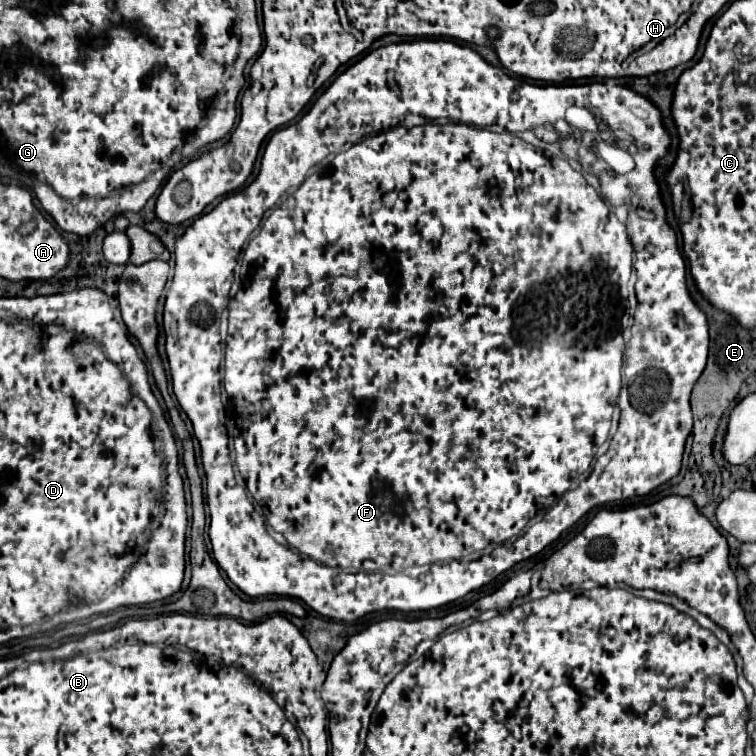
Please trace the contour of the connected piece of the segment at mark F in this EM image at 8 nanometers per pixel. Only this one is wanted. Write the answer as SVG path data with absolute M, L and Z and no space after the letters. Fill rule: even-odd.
M428 39L394 43L394 45L386 45L386 47L380 47L380 49L370 51L368 55L364 55L362 59L358 59L354 65L350 65L344 73L340 73L340 75L334 79L334 83L332 83L332 85L330 85L330 87L328 87L328 89L326 89L326 91L314 101L314 105L308 109L308 113L306 113L298 123L294 123L294 125L290 125L290 127L284 127L284 129L280 129L278 133L274 133L274 135L270 137L270 141L266 143L266 151L264 151L264 157L262 157L262 165L260 165L260 173L258 173L258 177L256 177L248 187L244 187L242 191L238 191L238 193L228 195L226 199L222 199L222 201L220 201L210 213L200 215L200 217L198 217L198 219L196 219L196 221L184 231L184 235L178 239L176 249L174 249L176 271L174 271L174 279L172 279L170 291L168 291L168 295L166 295L166 303L164 303L164 321L162 321L162 325L164 325L164 333L166 333L166 357L168 357L168 365L170 365L170 375L172 375L174 395L176 395L176 399L178 399L182 411L184 411L184 413L188 415L188 419L192 421L194 435L196 435L196 439L198 439L198 443L200 443L200 449L202 449L202 465L204 465L204 473L206 473L206 501L208 501L208 509L210 509L210 531L208 531L208 533L210 533L210 541L212 541L212 547L214 547L214 559L216 559L216 563L220 565L220 569L224 569L224 573L228 575L228 579L230 579L230 581L232 581L242 593L246 593L248 597L280 595L280 597L302 599L308 607L312 607L312 609L314 609L316 613L320 613L322 617L342 622L355 622L356 619L364 617L366 613L384 611L384 609L398 609L398 611L428 611L428 609L436 609L436 607L442 607L442 605L446 605L446 603L452 603L452 601L464 597L466 593L470 593L470 591L474 591L474 589L480 589L482 585L490 583L492 579L496 579L500 573L504 573L506 569L510 569L510 567L516 565L518 561L524 561L524 559L528 559L528 557L540 553L546 545L550 545L552 541L556 541L556 539L560 537L562 531L566 531L570 525L574 525L574 523L576 523L582 515L586 515L592 507L602 505L602 503L610 503L610 501L618 501L618 499L628 499L628 497L634 497L634 495L648 495L652 489L656 489L658 485L662 485L662 483L666 483L668 479L672 479L674 475L678 475L678 471L680 471L680 463L682 463L682 453L684 453L684 443L686 443L686 439L688 439L688 435L690 435L690 431L692 431L690 391L692 391L694 383L698 381L700 373L702 373L704 367L706 367L710 335L708 335L708 321L706 321L706 315L704 315L704 311L702 311L700 307L696 307L696 303L694 303L694 299L690 297L690 291L688 291L688 287L686 287L686 263L684 263L684 257L680 255L680 249L678 249L678 237L676 237L674 229L672 229L672 227L668 225L668 221L666 221L664 205L660 207L660 203L658 203L658 201L660 201L660 191L658 191L658 185L656 185L658 181L656 181L656 175L654 175L654 165L658 165L658 161L664 159L664 157L668 155L670 139L672 139L672 137L670 137L670 133L666 131L666 127L664 127L664 123L662 123L662 115L660 115L658 107L656 107L652 101L648 101L644 95L632 91L630 87L622 87L622 85L618 85L614 79L600 79L600 81L592 81L592 83L586 83L586 85L546 85L546 87L530 85L530 83L522 83L522 81L516 81L516 79L508 77L504 69L486 63L486 61L484 61L476 51L472 51L470 47L462 47L462 45L454 43L454 41L428 41ZM572 103L586 103L586 107L590 107L592 111L598 111L598 117L602 117L602 121L606 121L610 129L624 129L624 131L628 131L628 133L634 137L634 143L636 143L636 147L638 147L638 153L634 155L636 167L634 167L630 173L616 173L616 171L614 171L614 169L612 169L602 157L596 155L596 153L593 158L596 162L587 163L588 165L586 165L586 160L580 160L578 153L573 153L571 152L571 149L569 150L566 147L560 147L563 158L565 159L548 159L548 157L544 157L542 151L538 151L534 145L530 145L530 143L526 143L526 141L520 141L520 137L516 137L514 133L510 133L510 131L525 132L528 131L528 129L532 129L531 131L535 130L533 131L535 136L541 141L550 144L560 143L561 136L554 128L554 121L560 119L560 117L564 115L564 111L566 111ZM406 113L422 115L422 117L426 117L426 119L446 117L446 119L454 119L454 121L460 121L460 123L466 123L466 125L460 125L460 123L444 123L444 125L438 125L438 123L430 121L430 123L426 123L426 125L412 127L412 129L406 129L406 127L402 127L402 125L396 127L396 123L400 123L400 121L404 119ZM490 125L500 125L500 127L504 127L506 131L500 131L500 133L498 133L498 131L484 129L484 127L490 127ZM314 153L324 153L324 155L322 155L320 161L314 161ZM566 159L577 159L582 167L582 172L585 175L587 183L584 181L582 173L576 173L576 171L568 165ZM392 185L396 187L396 197L402 195L402 199L396 201L396 205L394 205L394 201L392 201ZM634 189L638 191L638 195L636 195L636 197L632 199L632 203L630 203L628 202L630 201L630 193L632 193ZM630 241L632 241L632 247L634 247L632 259L633 269L630 267ZM232 271L233 277L236 273L240 276L242 285L240 285L238 293L234 295L234 299L228 303L228 299L231 300L231 295L233 293L230 291L230 287L231 290L234 287L232 284ZM226 305L228 305L230 317L228 317L228 339L226 339L226 355L224 355L224 359L226 359L224 387L226 387L228 397L232 399L232 437L234 437L236 467L238 467L238 471L240 471L240 475L242 475L246 487L262 487L262 493L252 493L252 499L258 503L258 507L262 507L262 513L254 509L254 503L250 501L246 489L240 487L240 485L236 485L233 462L228 447L228 435L226 435L226 425L224 425L228 415L222 402L222 397L220 397L220 361L222 361L222 345L220 345L220 315L222 315L222 309L224 309ZM624 309L629 311L632 318L634 316L634 325L632 325L632 337L630 337L630 341L628 341L628 353L626 353L626 359L623 357L622 369L622 355L625 355L624 339L622 339L622 311L624 311ZM615 405L620 407L622 415L620 415L618 431L616 431L614 435L610 435L610 419L612 419L612 409L614 409ZM538 511L542 511L542 519L540 519L540 523L534 523L534 525L532 525L522 537L518 537L510 547L497 547L506 543L508 539L520 535L520 531L528 525L528 521L530 521L532 517L536 517ZM266 521L274 527L274 531L278 531L278 533L282 533L282 535L286 537L288 545L280 545L280 543L276 543L276 541L268 535L268 531L266 531ZM348 567L356 567L356 569L360 569L360 571L350 573L350 571L346 571Z

